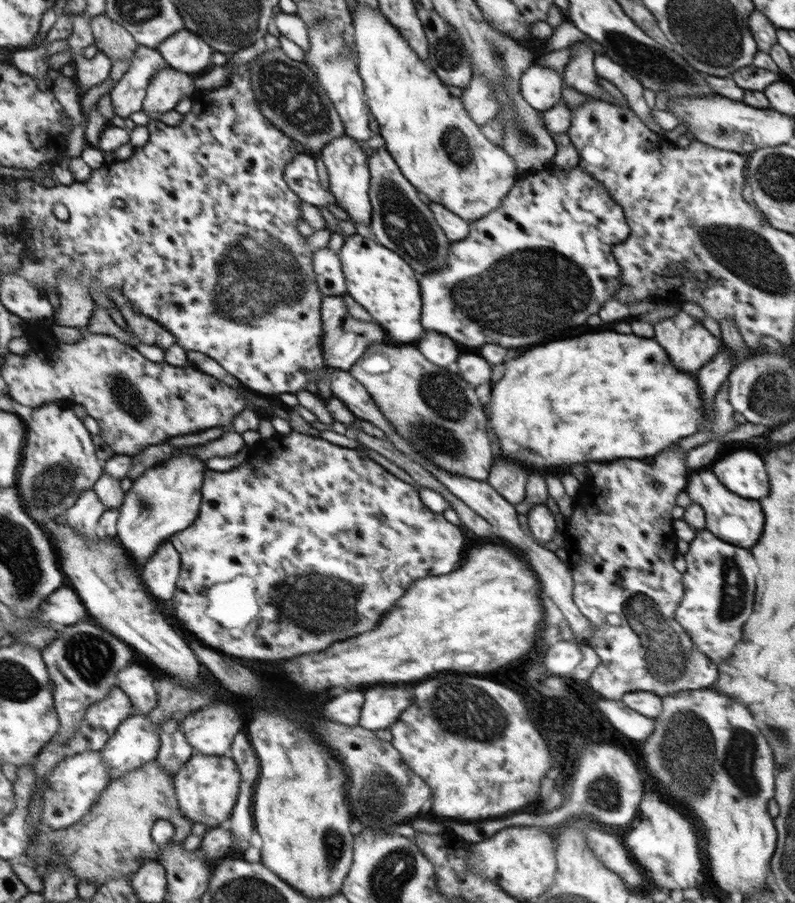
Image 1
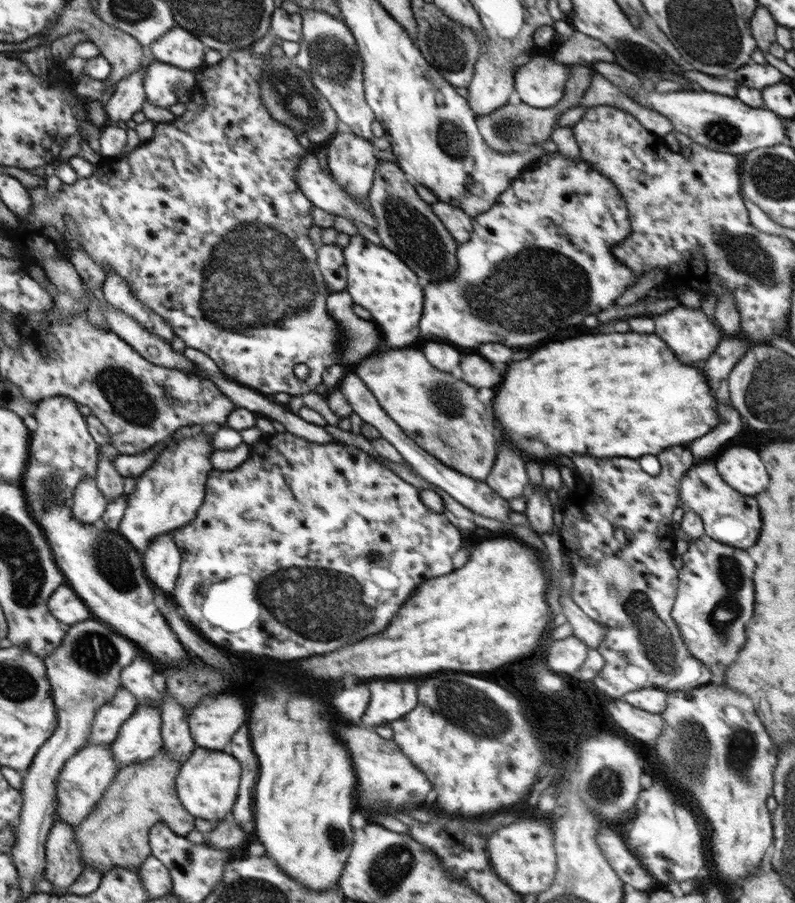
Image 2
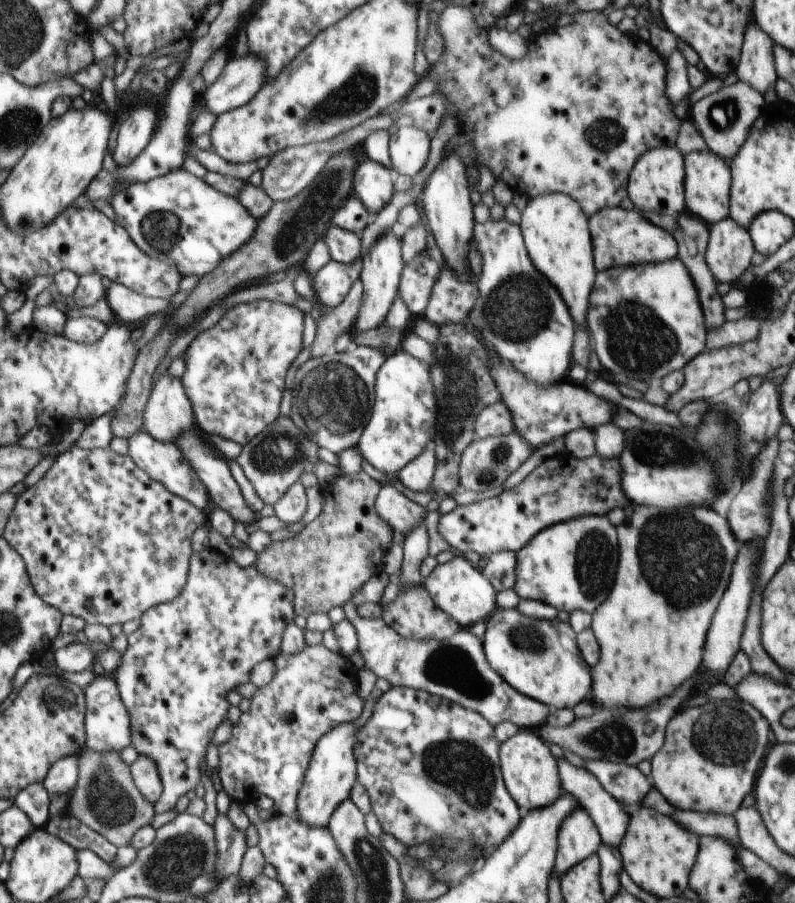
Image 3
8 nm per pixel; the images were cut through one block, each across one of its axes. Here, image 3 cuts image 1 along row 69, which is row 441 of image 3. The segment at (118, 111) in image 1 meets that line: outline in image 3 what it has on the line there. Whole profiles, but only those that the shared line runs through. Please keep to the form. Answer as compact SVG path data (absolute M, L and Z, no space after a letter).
M140 430L134 437L128 438L128 455L132 458L144 471L158 482L162 482L164 486L172 492L179 495L180 498L186 498L188 502L192 502L200 510L208 508L210 495L204 486L204 482L198 478L196 468L192 466L192 462L188 462L188 458L184 458L184 452L180 450L180 446L176 444L168 444L168 442L158 442L152 438L144 430Z

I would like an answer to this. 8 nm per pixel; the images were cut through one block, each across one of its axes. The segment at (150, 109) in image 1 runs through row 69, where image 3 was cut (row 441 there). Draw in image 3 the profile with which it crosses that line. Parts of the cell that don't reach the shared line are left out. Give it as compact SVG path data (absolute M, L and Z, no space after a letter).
M167 372L160 376L151 389L142 430L158 442L178 442L188 430L195 428L192 426L195 414L188 397L181 379L168 376Z

